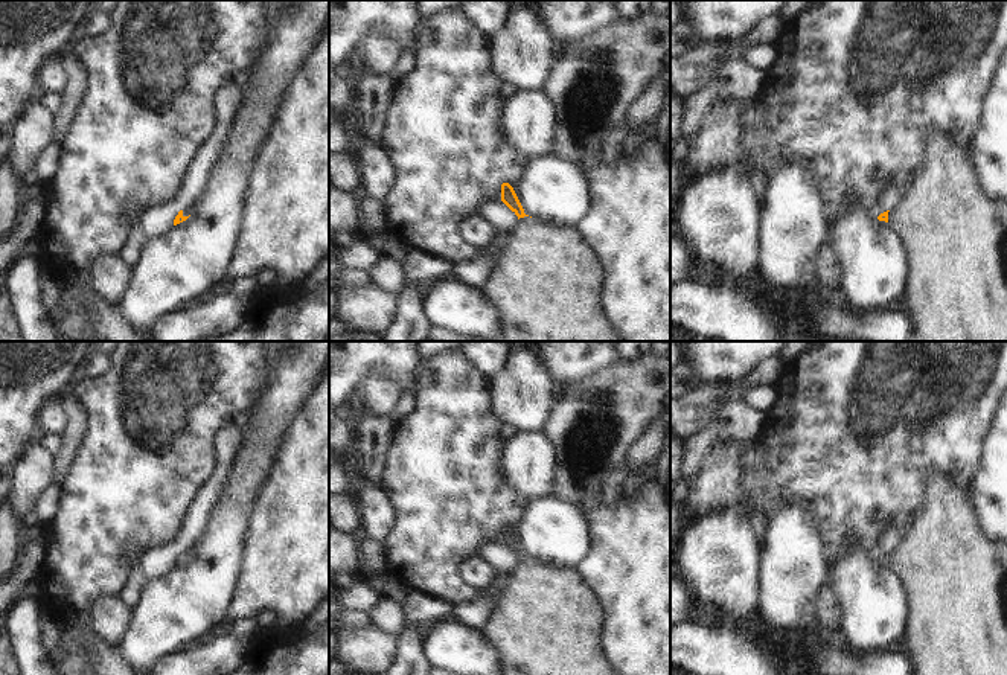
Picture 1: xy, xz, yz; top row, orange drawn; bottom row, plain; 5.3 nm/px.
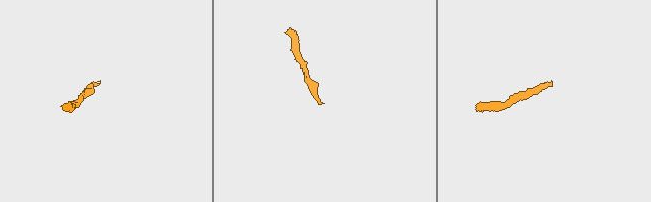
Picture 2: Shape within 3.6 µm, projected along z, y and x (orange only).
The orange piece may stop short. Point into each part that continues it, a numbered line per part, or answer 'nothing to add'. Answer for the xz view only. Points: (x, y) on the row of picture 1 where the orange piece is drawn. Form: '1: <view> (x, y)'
1: xz (546, 282)

